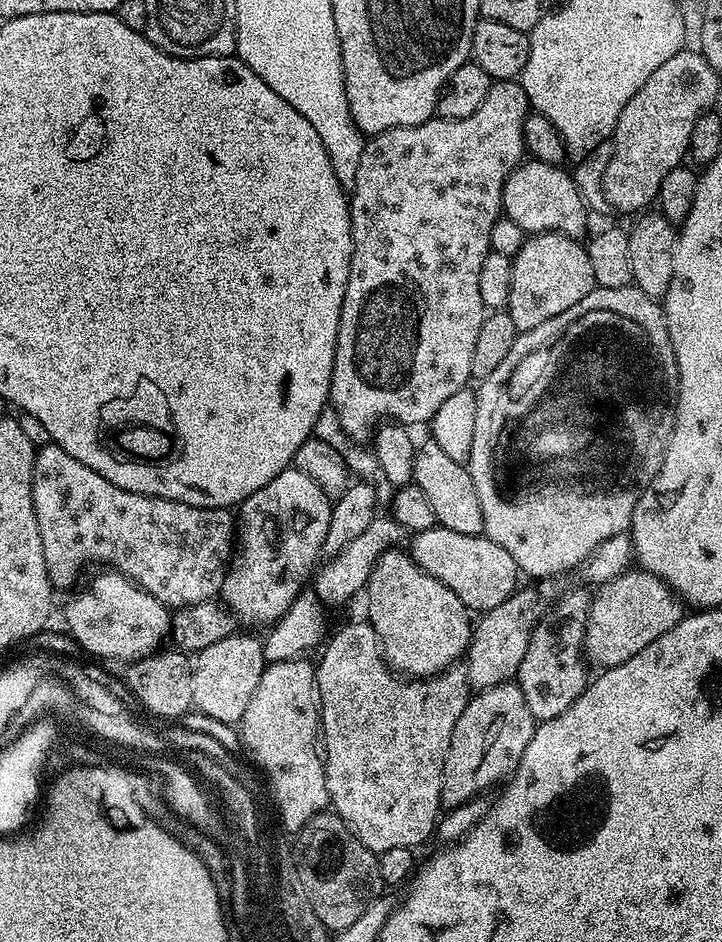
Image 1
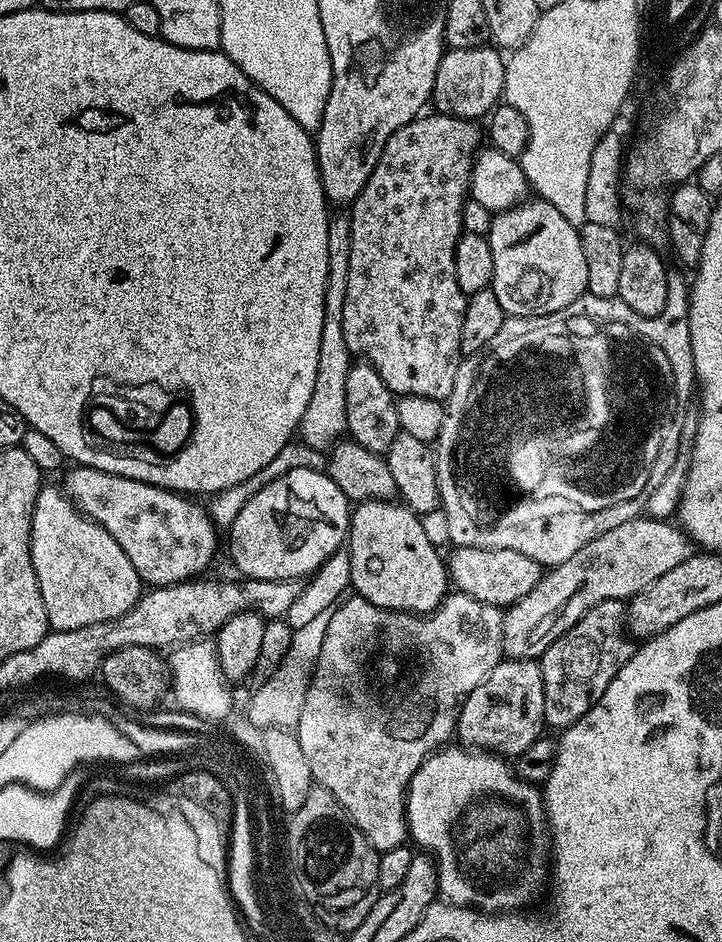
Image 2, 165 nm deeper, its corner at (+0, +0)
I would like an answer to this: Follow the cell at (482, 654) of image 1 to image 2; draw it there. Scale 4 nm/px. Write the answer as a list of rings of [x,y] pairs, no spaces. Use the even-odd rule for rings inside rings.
[[[637,518],[608,530],[582,546],[566,562],[549,567],[526,598],[508,605],[502,626],[504,656],[513,660],[536,660],[561,634],[574,627],[586,610],[607,600],[627,601],[650,586],[650,582],[662,578],[662,574],[674,570],[674,566],[682,566],[689,554],[688,537],[668,520]]]

